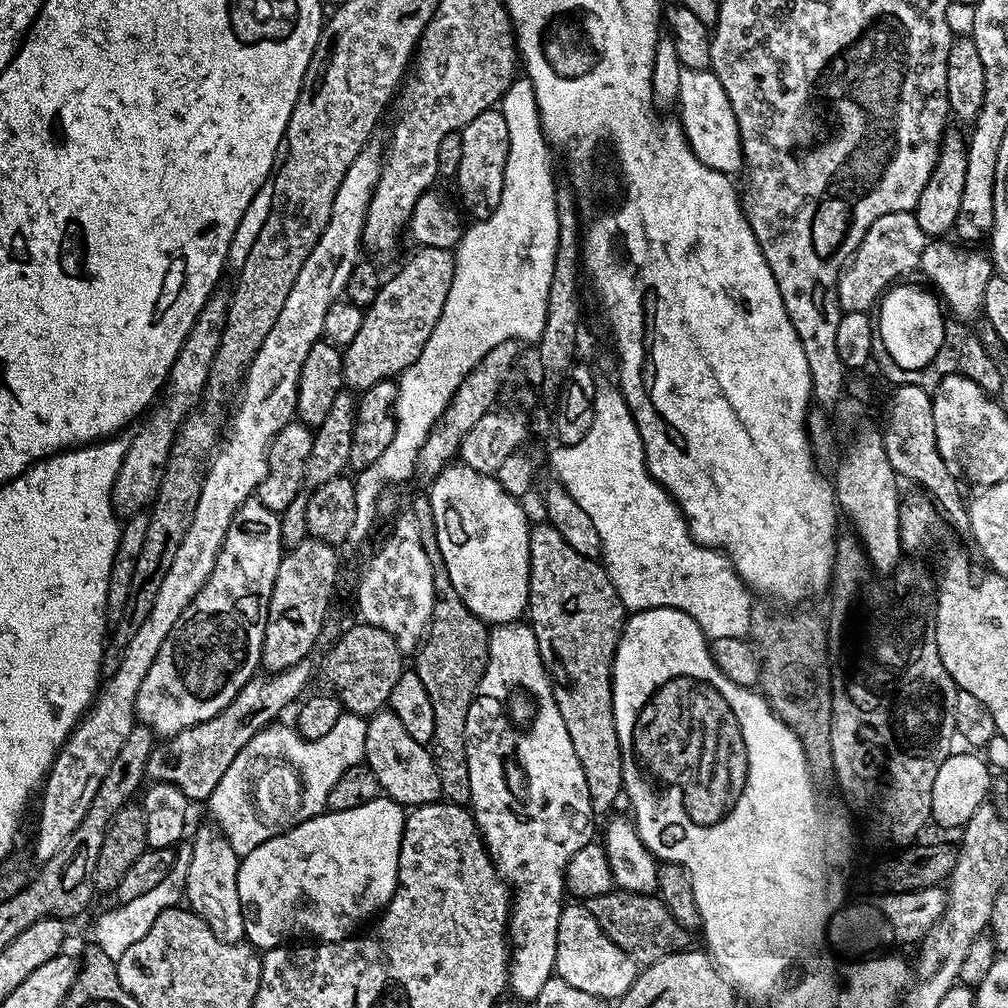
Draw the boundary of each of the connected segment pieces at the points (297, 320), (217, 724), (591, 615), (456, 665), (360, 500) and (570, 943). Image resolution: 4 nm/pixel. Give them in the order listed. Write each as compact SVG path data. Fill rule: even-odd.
M369 142L358 158L350 162L350 170L346 170L346 178L342 178L342 186L338 186L338 194L334 194L330 222L326 222L322 238L318 238L314 250L310 250L310 258L302 262L302 270L298 270L298 279L286 298L286 306L282 306L282 314L278 314L278 322L274 322L270 334L266 334L266 342L262 342L258 354L254 354L252 365L248 367L230 420L230 431L223 437L208 465L198 506L194 510L194 522L190 522L190 530L186 530L186 538L182 538L182 546L178 546L178 554L174 554L174 562L170 562L170 570L166 570L166 578L158 590L158 598L154 598L150 618L146 618L138 634L130 638L130 646L126 646L126 654L122 654L118 670L103 681L90 711L60 747L52 769L44 777L38 796L40 821L36 824L36 856L40 860L59 857L70 834L78 830L83 820L89 819L88 811L104 780L109 779L110 762L114 762L122 742L126 742L126 734L130 734L137 723L138 690L142 690L142 681L146 679L150 666L154 666L154 658L158 658L158 650L162 650L162 642L166 642L178 618L182 618L198 590L202 590L208 581L234 514L266 478L268 448L272 439L296 416L302 362L306 362L310 346L323 337L326 310L344 296L350 270L354 270L357 260L361 259L364 223L372 192L380 177L381 163L382 148L376 142Z
M311 659L303 660L281 672L260 674L249 680L246 687L217 716L165 739L161 748L160 745L153 747L144 776L152 782L173 784L189 802L207 801L214 786L222 782L222 774L226 774L230 762L238 758L238 750L242 750L242 746L246 746L254 734L269 727L279 717L276 715L311 682L312 663Z
M533 523L530 528L530 582L528 583L527 619L532 625L536 641L540 647L540 657L557 685L564 684L568 691L568 704L563 705L566 730L574 742L574 754L582 762L580 771L583 782L590 786L590 802L593 813L608 812L616 799L621 799L624 779L622 778L622 758L620 743L614 726L612 713L612 657L616 654L616 643L620 641L620 631L624 628L626 609L612 585L612 579L604 571L603 563L593 557L584 556L554 525Z
M420 494L412 500L410 511L418 522L418 538L422 538L422 550L426 550L426 558L430 558L430 574L434 574L434 590L436 601L432 611L432 621L428 623L428 631L425 632L420 647L414 653L414 669L423 685L428 684L426 693L432 692L430 703L434 710L434 734L436 740L436 753L432 755L434 766L438 770L438 782L440 783L441 797L449 804L467 805L471 801L470 794L470 770L464 772L466 763L466 714L470 710L468 696L475 698L476 689L472 684L479 686L482 674L488 665L488 634L489 625L479 620L458 598L458 590L450 582L450 574L446 570L446 562L442 562L442 550L438 550L438 530L434 526L434 510L430 506L427 495Z
M517 78L513 80L512 85L508 87L506 94L500 100L498 110L502 114L502 118L506 118L506 130L510 130L510 150L506 158L506 174L504 175L504 185L502 186L502 198L498 198L498 210L494 210L494 214L472 222L476 224L468 224L467 227L463 229L463 236L459 244L454 248L456 258L454 282L450 282L450 294L446 294L446 306L442 306L442 318L438 318L438 326L434 326L434 330L430 334L430 338L426 342L426 346L422 350L420 357L418 357L406 371L400 373L398 377L394 438L390 442L390 446L386 446L386 451L378 458L378 462L374 462L369 468L359 469L359 471L355 473L355 519L354 526L351 527L350 534L346 541L347 547L360 548L367 542L368 535L371 534L372 527L376 524L376 507L380 504L380 494L383 492L384 487L386 487L387 484L394 483L395 480L411 481L413 479L418 454L422 450L422 442L426 442L430 430L440 421L440 415L443 414L446 410L446 406L452 401L452 395L458 390L460 384L464 383L464 379L476 369L478 362L482 362L484 356L490 354L490 350L494 350L494 346L498 346L498 342L506 342L507 340L519 340L521 342L527 342L527 340L532 340L532 342L539 341L542 330L546 326L550 277L554 274L554 258L558 250L558 210L556 209L556 185L558 183L558 177L552 173L552 155L554 155L554 152L549 145L548 139L544 137L544 127L540 121L540 111L538 110L536 95L534 94L534 86L528 79Z
M580 902L572 903L565 903L561 910L555 975L578 990L586 990L586 994L594 994L609 1002L619 1001L635 982L638 965L614 942L610 942L587 906Z

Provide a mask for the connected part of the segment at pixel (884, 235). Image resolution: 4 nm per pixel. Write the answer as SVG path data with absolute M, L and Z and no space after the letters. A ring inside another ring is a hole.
M896 211L884 214L859 244L849 264L840 273L838 282L839 302L844 312L866 312L896 281L904 274L916 270L920 265L921 255L928 241L913 211Z

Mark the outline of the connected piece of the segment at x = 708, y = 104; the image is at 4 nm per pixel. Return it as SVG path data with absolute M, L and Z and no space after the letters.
M690 68L682 72L679 108L678 119L684 127L688 144L699 160L719 172L729 174L736 174L736 171L744 168L740 126L734 116L734 106L730 104L730 98L722 88L722 82L718 82L712 71Z

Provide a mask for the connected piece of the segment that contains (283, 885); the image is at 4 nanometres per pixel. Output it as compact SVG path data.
M381 794L375 800L366 802L365 805L358 806L356 809L342 810L341 812L325 811L321 815L288 829L280 836L262 842L262 846L254 846L254 850L250 850L250 854L243 856L238 870L238 898L244 907L244 934L247 943L257 950L278 948L287 945L289 942L300 941L337 944L339 940L349 939L359 929L356 927L363 920L370 919L369 921L371 921L373 917L383 912L384 907L390 902L398 882L398 854L402 846L405 815L405 809L401 805Z

